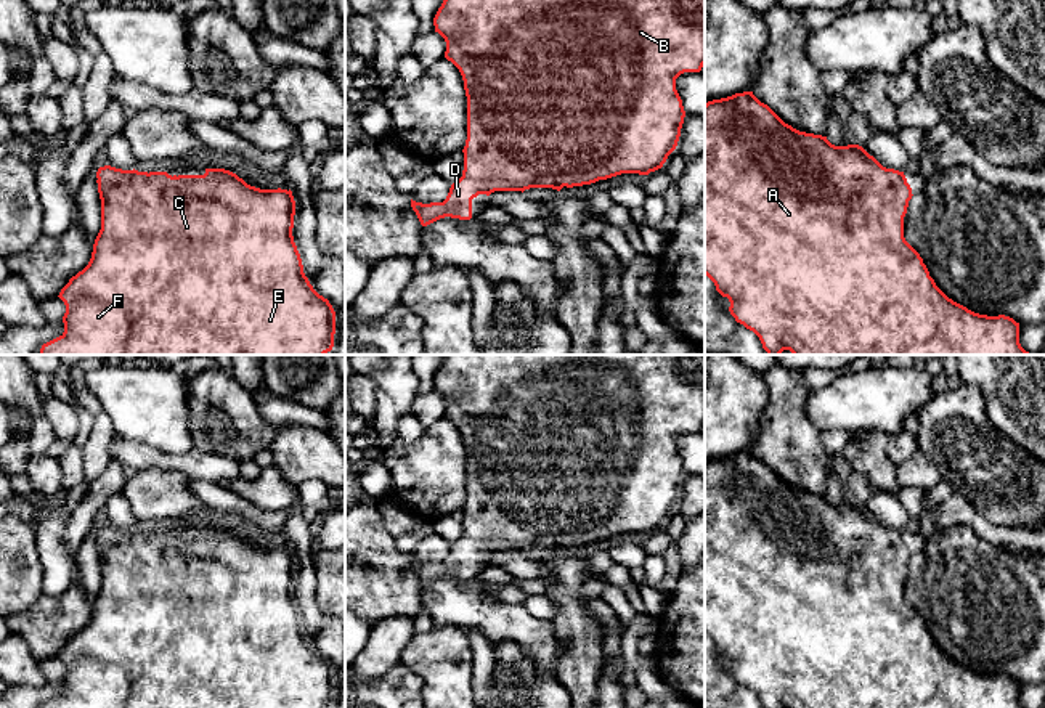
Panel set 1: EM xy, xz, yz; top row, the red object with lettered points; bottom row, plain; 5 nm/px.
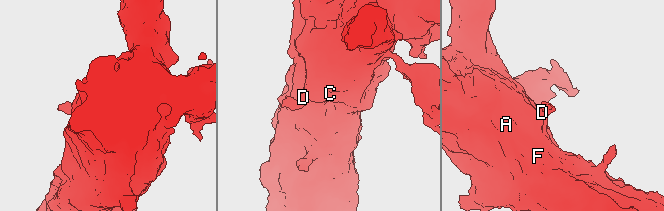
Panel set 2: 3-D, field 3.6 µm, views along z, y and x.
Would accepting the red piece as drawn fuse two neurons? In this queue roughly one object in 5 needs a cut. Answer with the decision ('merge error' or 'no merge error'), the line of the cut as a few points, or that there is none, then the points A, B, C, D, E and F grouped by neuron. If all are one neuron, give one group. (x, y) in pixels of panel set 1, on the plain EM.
no merge error; cut none; groups A B C D E F

